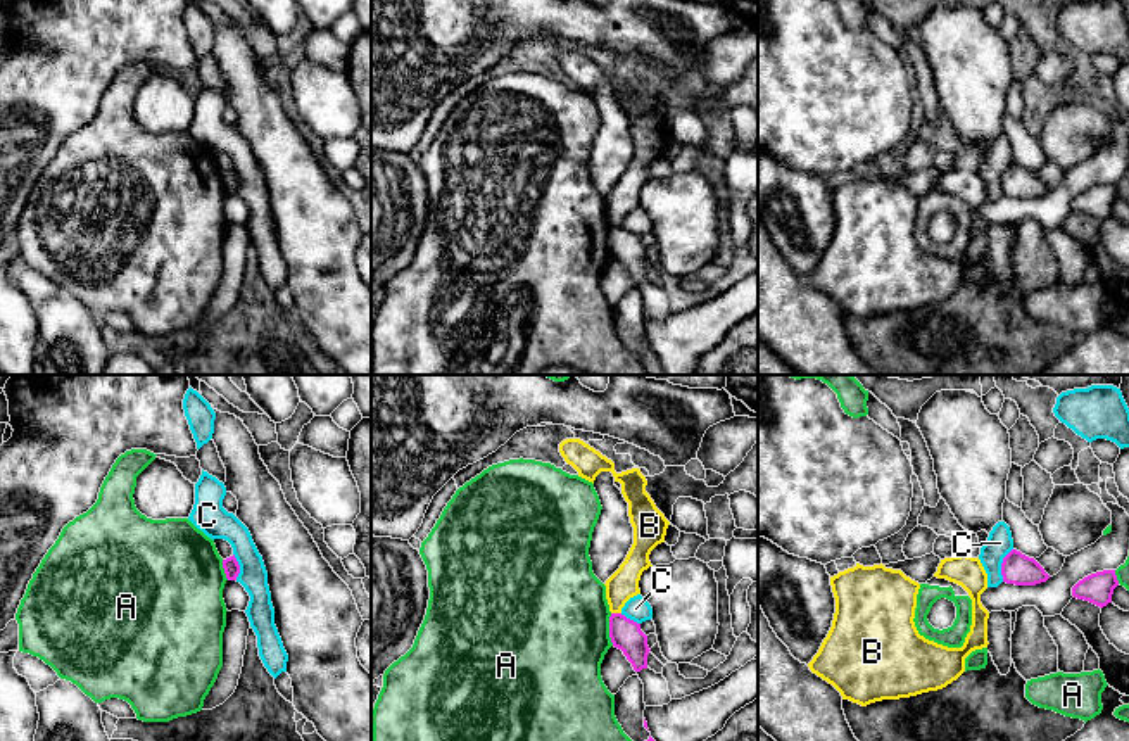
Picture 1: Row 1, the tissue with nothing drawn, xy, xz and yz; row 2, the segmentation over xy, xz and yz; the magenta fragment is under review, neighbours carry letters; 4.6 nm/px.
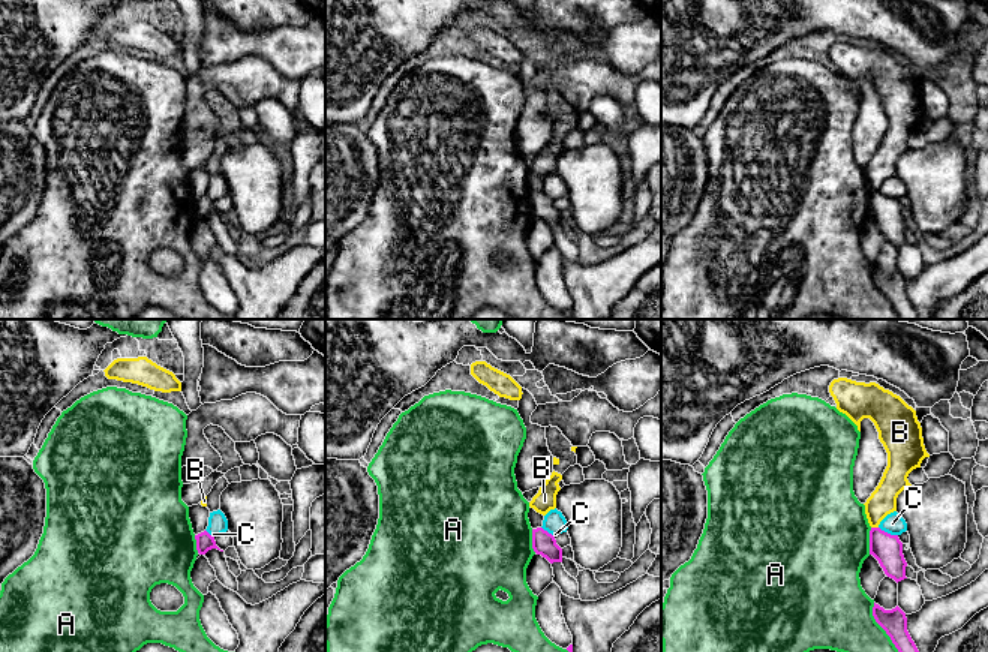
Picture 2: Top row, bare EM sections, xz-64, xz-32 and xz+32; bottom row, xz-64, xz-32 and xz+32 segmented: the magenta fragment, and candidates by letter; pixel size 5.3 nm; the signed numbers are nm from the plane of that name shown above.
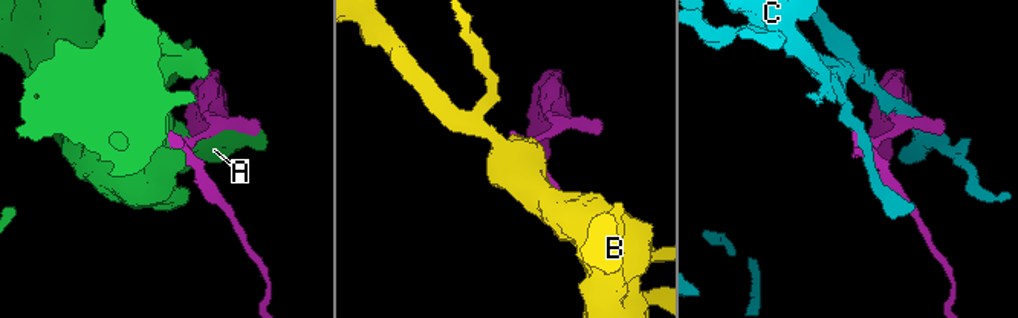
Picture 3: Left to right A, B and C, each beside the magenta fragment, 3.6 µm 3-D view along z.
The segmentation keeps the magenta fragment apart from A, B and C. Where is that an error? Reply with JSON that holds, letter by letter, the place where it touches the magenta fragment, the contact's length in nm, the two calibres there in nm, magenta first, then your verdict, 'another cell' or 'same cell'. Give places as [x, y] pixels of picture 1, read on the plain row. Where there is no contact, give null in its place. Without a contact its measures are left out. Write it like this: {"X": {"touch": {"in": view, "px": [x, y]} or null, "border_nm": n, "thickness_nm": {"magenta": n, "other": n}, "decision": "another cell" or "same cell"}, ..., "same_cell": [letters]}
{"A": {"touch": {"in": "xz", "px": [610, 242]}, "border_nm": 150, "thickness_nm": {"magenta": 150, "other": 500}, "decision": "another cell"}, "B": {"touch": {"in": "xz", "px": [617, 227]}, "border_nm": 50, "thickness_nm": {"magenta": 150, "other": 140}, "decision": "another cell"}, "C": {"touch": {"in": "yz", "px": [1002, 178]}, "border_nm": 170, "thickness_nm": {"magenta": 150, "other": 120}, "decision": "another cell"}, "same_cell": []}

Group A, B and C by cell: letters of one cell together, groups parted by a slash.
A / B / C

